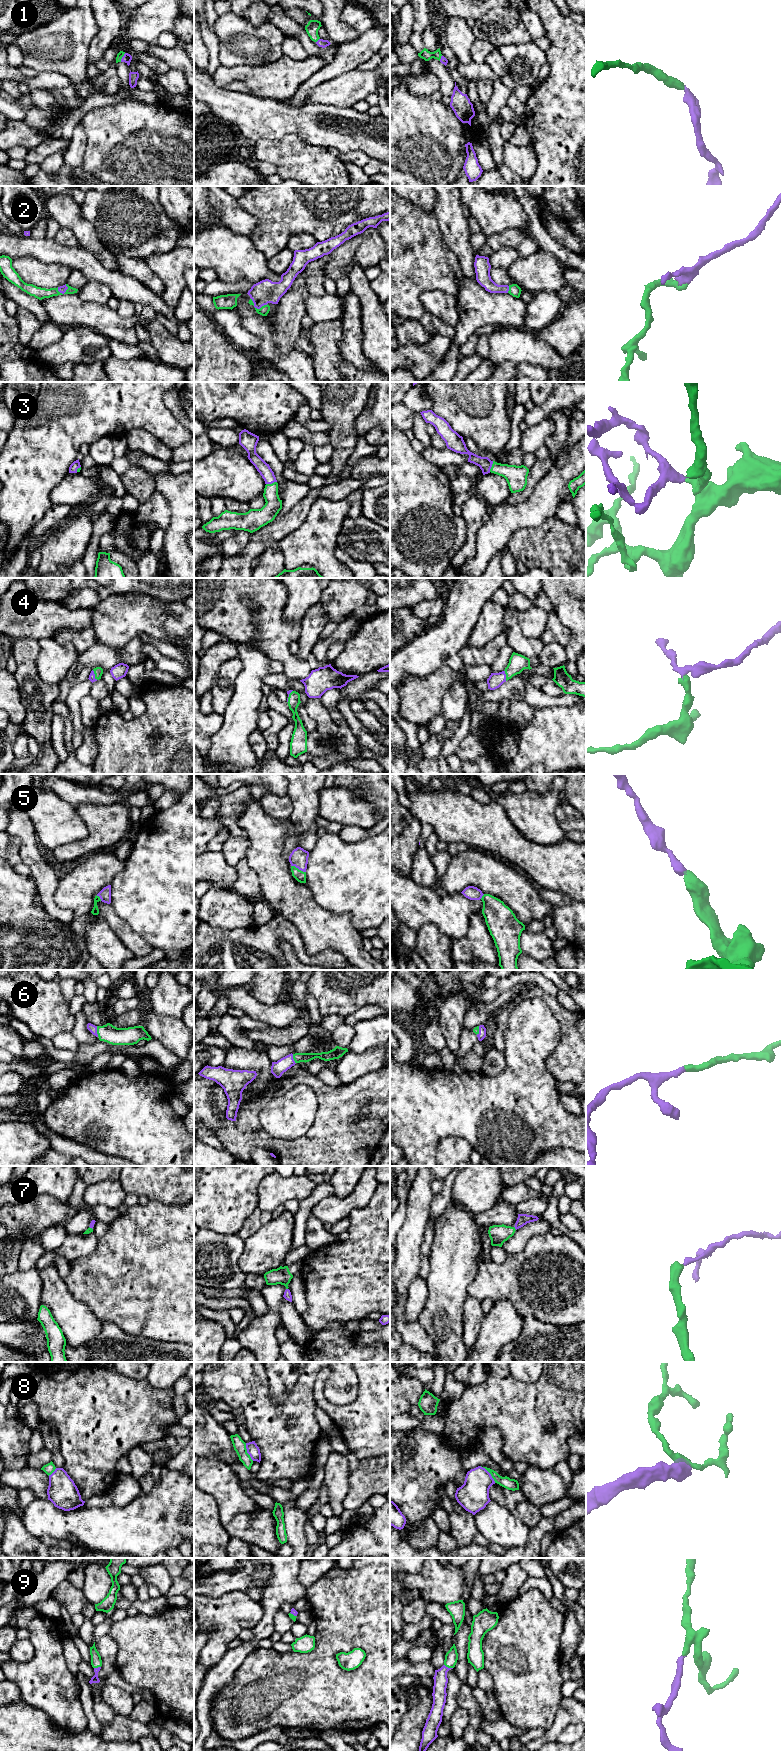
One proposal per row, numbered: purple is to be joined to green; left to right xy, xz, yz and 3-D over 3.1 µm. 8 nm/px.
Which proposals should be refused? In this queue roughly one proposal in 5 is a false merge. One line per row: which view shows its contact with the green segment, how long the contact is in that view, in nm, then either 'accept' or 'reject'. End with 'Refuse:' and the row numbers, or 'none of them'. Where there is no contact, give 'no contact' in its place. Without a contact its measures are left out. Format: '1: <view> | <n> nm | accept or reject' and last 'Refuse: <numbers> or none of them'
1: xy | 80 nm | accept
2: xz | 140 nm | accept
3: xz | 90 nm | accept
4: xy | 90 nm | accept
5: xz | 130 nm | accept
6: xy | 90 nm | accept
7: yz | 40 nm | accept
8: yz | 180 nm | reject
9: yz | 80 nm | accept
Refuse: 8

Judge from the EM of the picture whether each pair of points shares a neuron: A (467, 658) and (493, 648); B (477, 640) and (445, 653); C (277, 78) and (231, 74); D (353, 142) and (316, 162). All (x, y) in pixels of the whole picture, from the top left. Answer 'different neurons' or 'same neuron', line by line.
A: same neuron
B: different neurons
C: same neuron
D: different neurons

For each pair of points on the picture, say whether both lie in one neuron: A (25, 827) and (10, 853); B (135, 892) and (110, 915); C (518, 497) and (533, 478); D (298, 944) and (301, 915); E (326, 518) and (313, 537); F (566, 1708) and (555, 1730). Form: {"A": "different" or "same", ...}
{"A": "different", "B": "different", "C": "same", "D": "different", "E": "same", "F": "same"}

